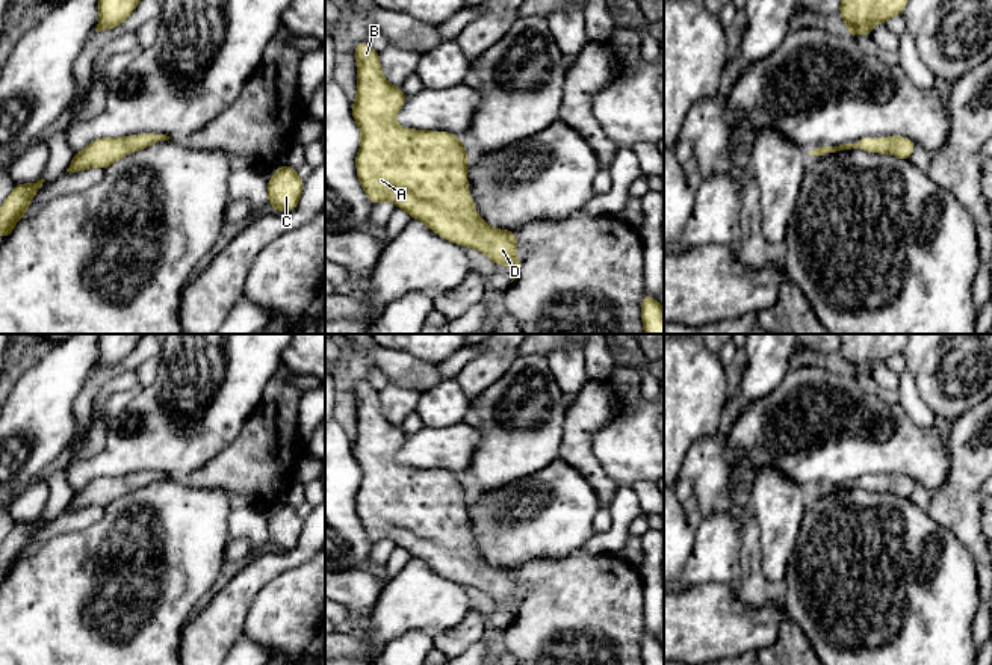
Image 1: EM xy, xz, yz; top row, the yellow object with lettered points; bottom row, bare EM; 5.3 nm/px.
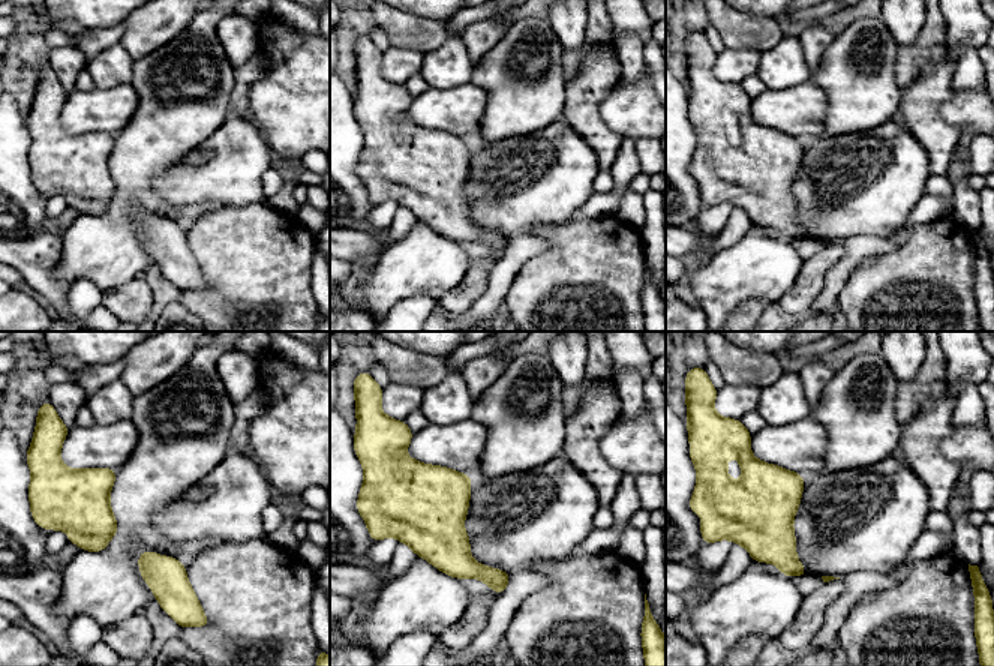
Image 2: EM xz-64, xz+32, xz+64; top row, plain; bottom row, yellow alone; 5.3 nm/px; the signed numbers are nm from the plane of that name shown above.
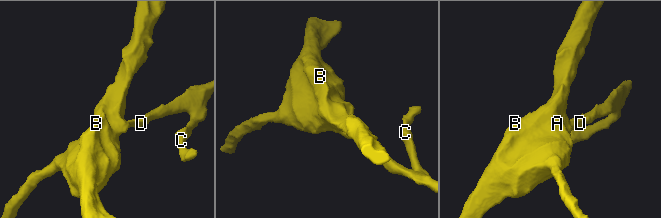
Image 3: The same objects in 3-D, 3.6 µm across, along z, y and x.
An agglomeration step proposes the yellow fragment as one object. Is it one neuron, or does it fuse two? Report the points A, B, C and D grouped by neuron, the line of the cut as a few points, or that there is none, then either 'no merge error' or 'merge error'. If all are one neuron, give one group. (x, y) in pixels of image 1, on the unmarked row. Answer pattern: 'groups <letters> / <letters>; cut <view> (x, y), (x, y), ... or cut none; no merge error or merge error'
groups A B C D; cut none; no merge error

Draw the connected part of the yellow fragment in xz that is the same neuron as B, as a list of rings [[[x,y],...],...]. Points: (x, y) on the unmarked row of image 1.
[[[367,381],[355,384],[357,438],[352,441],[352,455],[361,470],[355,502],[367,538],[372,543],[389,538],[449,580],[484,591],[496,605],[508,602],[513,621],[523,603],[523,598],[516,597],[516,571],[490,567],[475,550],[475,541],[467,529],[467,490],[458,475],[410,469],[396,462],[395,455],[407,434],[383,416],[378,393]]]

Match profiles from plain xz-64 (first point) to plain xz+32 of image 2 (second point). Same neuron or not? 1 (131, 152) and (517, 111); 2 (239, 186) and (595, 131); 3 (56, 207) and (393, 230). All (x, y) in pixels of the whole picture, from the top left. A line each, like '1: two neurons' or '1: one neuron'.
1: one neuron
2: two neurons
3: two neurons

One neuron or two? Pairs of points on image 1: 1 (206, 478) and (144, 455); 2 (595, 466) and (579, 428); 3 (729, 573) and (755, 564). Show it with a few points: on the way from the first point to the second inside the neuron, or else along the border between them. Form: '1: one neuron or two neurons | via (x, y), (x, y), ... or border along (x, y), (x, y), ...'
1: two neurons | border along (221, 451), (183, 479)
2: one neuron | via (585, 457), (579, 451), (579, 437)
3: two neurons | border along (741, 532), (740, 578), (734, 584)

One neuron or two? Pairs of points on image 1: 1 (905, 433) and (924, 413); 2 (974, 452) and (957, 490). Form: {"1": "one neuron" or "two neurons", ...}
{"1": "two neurons", "2": "one neuron"}

